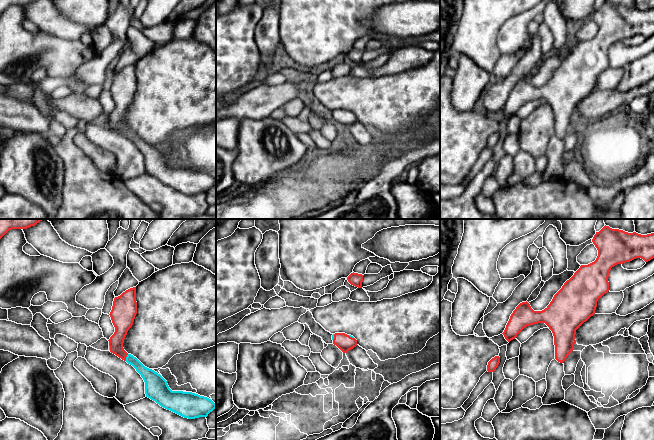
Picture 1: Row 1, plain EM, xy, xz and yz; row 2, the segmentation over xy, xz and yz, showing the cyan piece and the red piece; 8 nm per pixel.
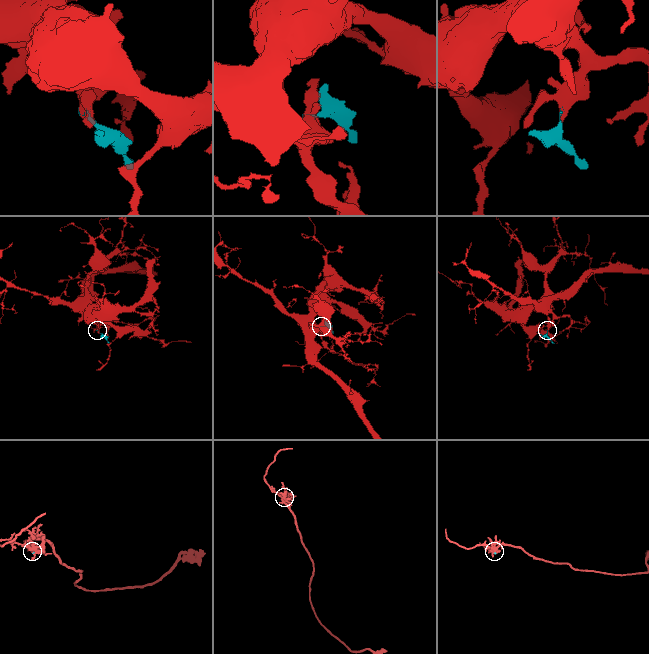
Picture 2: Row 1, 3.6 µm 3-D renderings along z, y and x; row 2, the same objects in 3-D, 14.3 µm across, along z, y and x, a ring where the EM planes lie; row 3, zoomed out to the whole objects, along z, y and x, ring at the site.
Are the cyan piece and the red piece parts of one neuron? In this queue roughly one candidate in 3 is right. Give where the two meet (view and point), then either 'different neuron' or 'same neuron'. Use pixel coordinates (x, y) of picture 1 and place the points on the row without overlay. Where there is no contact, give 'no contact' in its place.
meets cyan in xy at (126, 133); different neuron

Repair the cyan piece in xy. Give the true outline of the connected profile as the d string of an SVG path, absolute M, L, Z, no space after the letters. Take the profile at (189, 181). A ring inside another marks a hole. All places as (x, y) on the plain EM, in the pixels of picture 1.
M193 37L189 39L181 39L169 42L165 45L153 49L147 55L139 58L139 60L136 62L136 78L137 90L135 92L132 103L128 106L127 111L124 115L123 124L128 129L126 138L136 145L136 147L141 151L145 158L146 173L124 181L125 186L134 194L136 194L147 205L150 205L152 203L159 203L162 206L162 210L159 212L159 219L183 219L184 217L205 214L207 208L209 207L206 193L216 184L216 180L211 175L192 168L172 167L169 164L167 157L154 146L162 144L168 140L169 136L176 130L185 129L192 126L203 126L216 121L216 51L204 43L195 40Z

